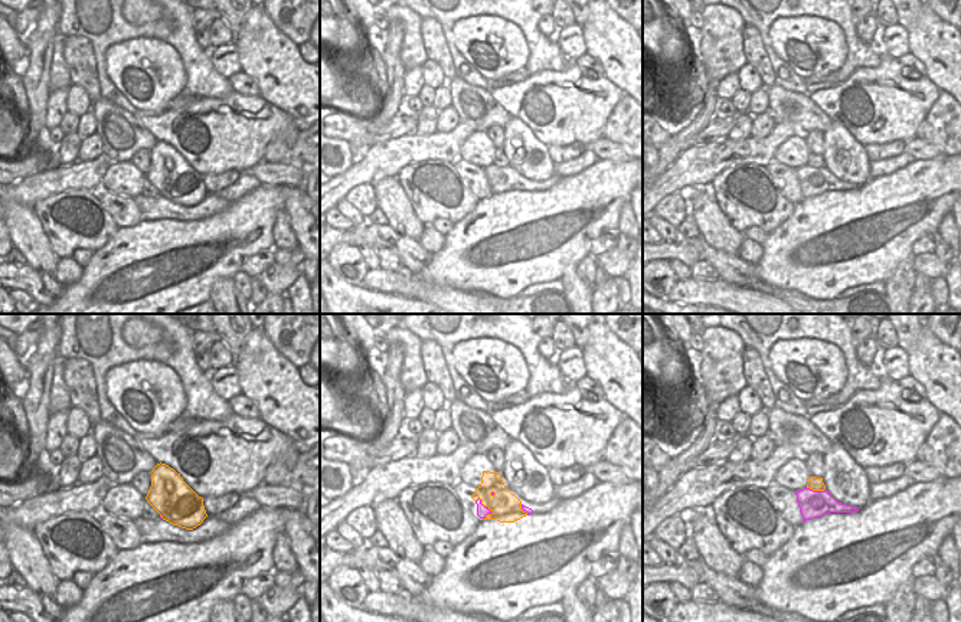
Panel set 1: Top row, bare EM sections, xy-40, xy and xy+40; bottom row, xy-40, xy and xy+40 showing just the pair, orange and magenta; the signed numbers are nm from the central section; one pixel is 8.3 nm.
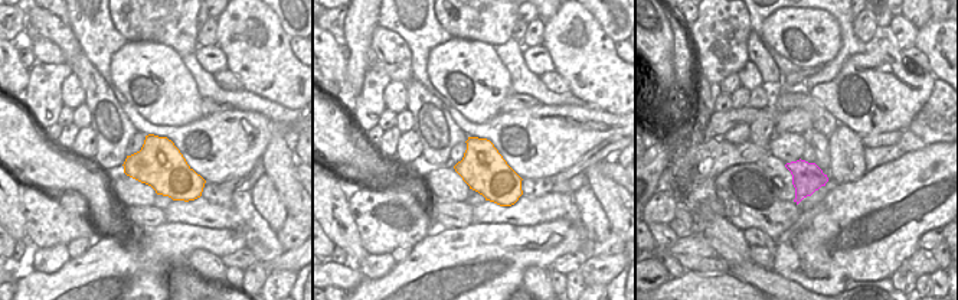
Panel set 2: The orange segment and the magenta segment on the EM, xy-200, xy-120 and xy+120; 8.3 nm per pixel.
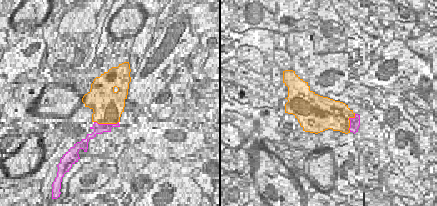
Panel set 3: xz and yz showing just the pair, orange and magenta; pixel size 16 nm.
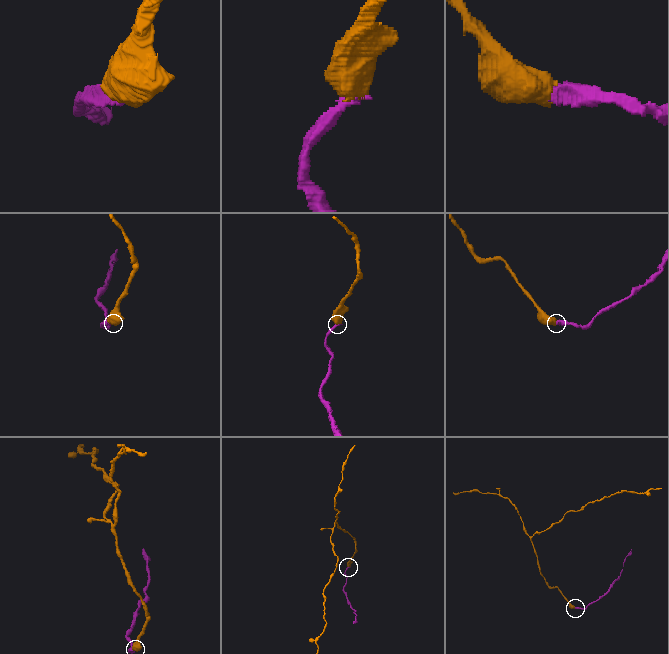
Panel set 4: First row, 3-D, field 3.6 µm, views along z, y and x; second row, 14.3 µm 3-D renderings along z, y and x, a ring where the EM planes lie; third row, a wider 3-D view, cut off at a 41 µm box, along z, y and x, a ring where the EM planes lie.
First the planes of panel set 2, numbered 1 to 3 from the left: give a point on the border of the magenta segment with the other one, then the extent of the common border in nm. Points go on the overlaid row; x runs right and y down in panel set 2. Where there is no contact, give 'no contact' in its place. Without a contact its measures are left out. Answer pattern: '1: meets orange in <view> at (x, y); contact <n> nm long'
1: no contact
2: no contact
3: no contact

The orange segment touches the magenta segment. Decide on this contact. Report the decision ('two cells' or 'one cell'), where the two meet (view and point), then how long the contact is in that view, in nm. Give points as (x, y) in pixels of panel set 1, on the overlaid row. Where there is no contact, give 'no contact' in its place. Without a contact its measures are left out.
two cells | xy (489, 508) | 200 nm

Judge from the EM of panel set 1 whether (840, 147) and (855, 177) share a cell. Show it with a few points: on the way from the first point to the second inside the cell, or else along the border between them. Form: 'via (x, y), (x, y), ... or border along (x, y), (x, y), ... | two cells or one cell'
via (847, 154), (855, 161), (855, 170) | one cell

